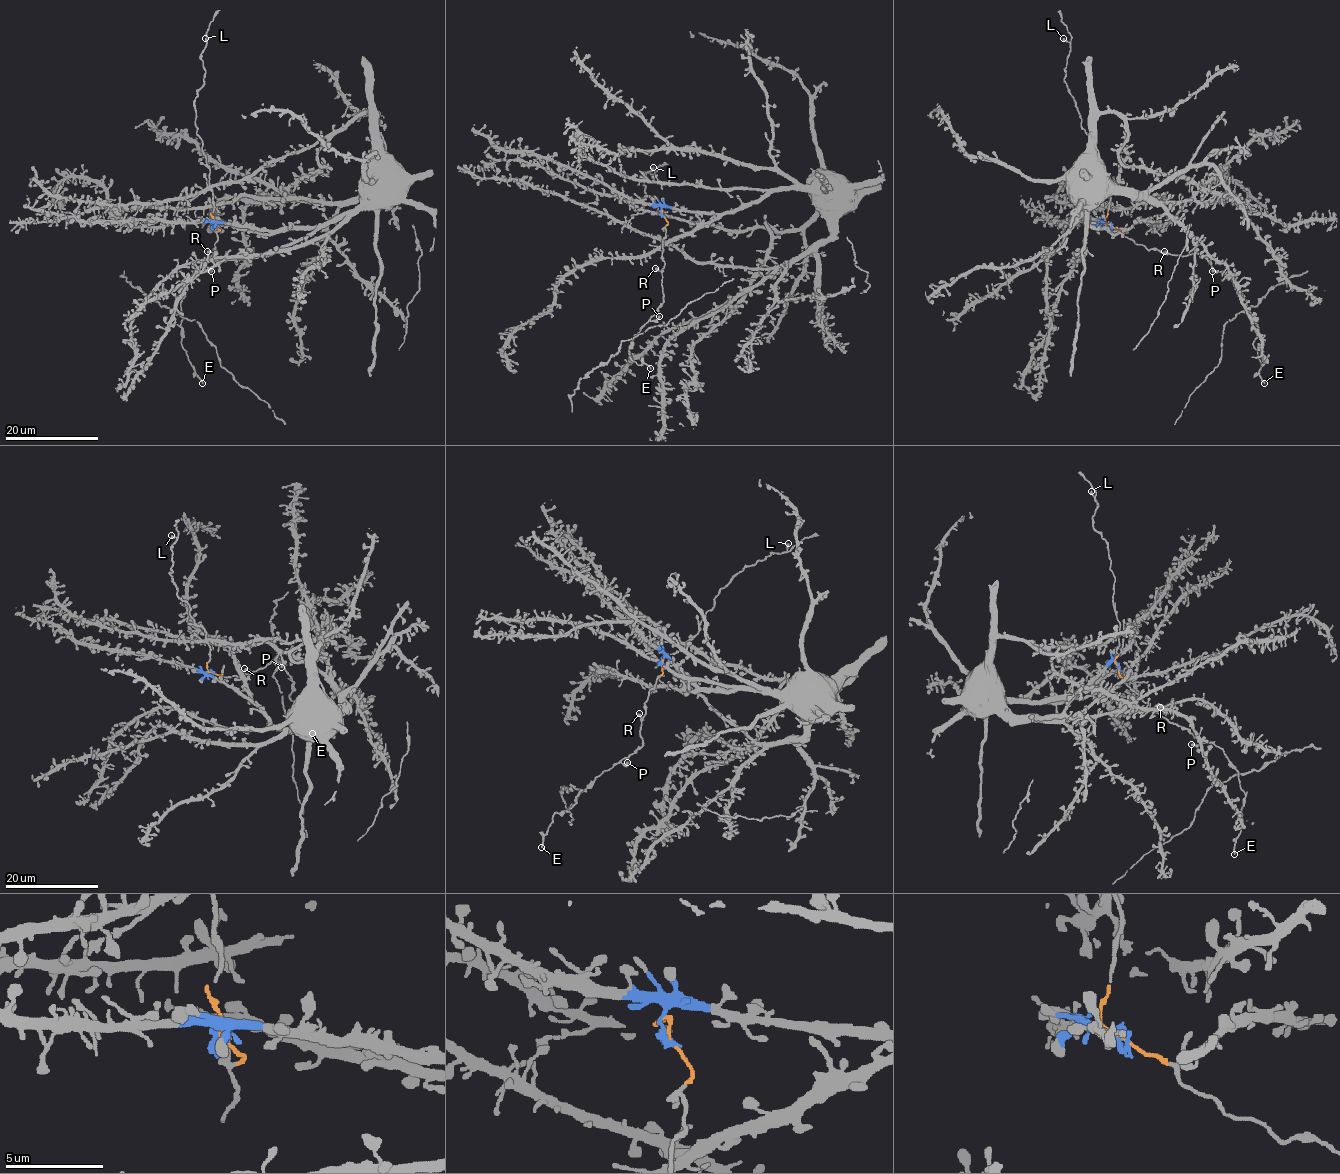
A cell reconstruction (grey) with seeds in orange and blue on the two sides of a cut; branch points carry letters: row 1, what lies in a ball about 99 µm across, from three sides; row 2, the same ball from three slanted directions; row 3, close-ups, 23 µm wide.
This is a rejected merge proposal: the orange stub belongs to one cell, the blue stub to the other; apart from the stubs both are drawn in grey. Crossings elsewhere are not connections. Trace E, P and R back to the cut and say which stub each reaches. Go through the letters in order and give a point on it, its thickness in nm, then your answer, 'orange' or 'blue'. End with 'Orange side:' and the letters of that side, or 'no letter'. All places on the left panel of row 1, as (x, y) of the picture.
E: place (202, 383); calibre 160 nm; orange
P: place (211, 271); calibre 280 nm; orange
R: place (207, 251); calibre 320 nm; orange
Orange side: E, P, R

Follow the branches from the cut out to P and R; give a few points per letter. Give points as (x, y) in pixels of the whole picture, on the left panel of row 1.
P: (214, 224), (220, 229), (216, 234), (216, 250), (202, 271), (212, 271)
R: (214, 224), (220, 229), (214, 249), (216, 252), (207, 251)

